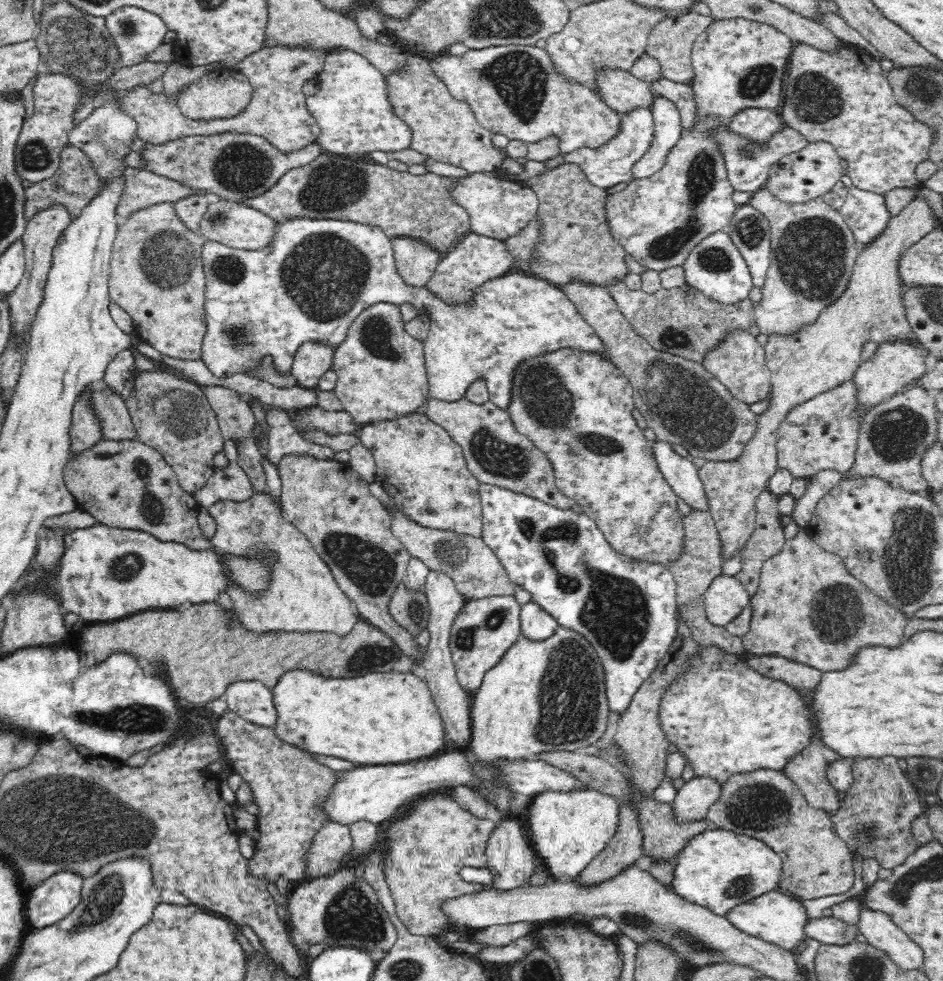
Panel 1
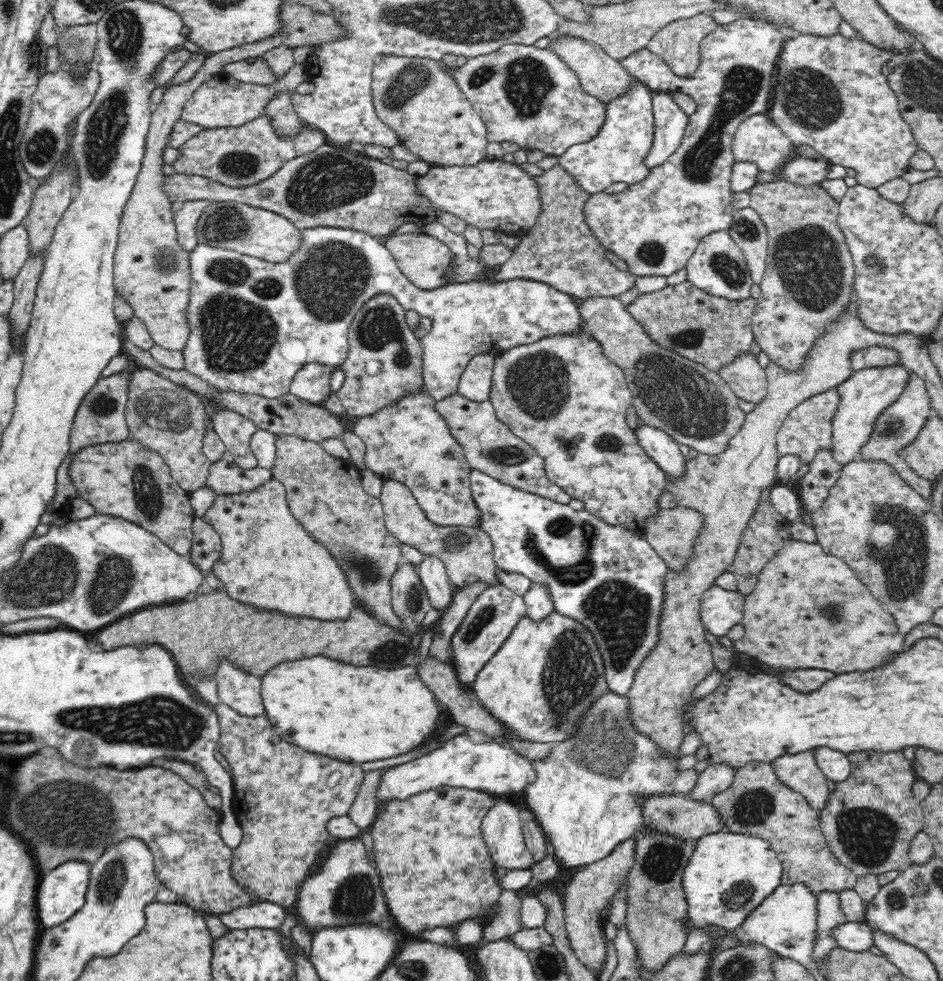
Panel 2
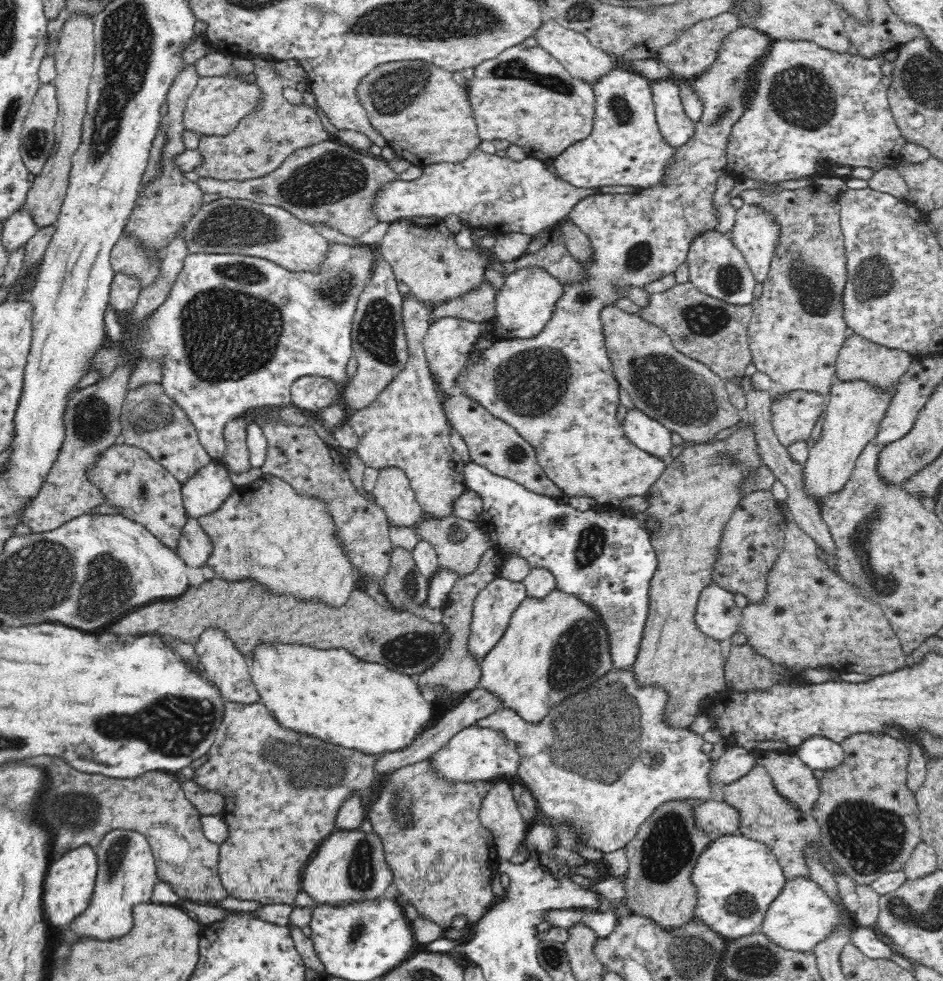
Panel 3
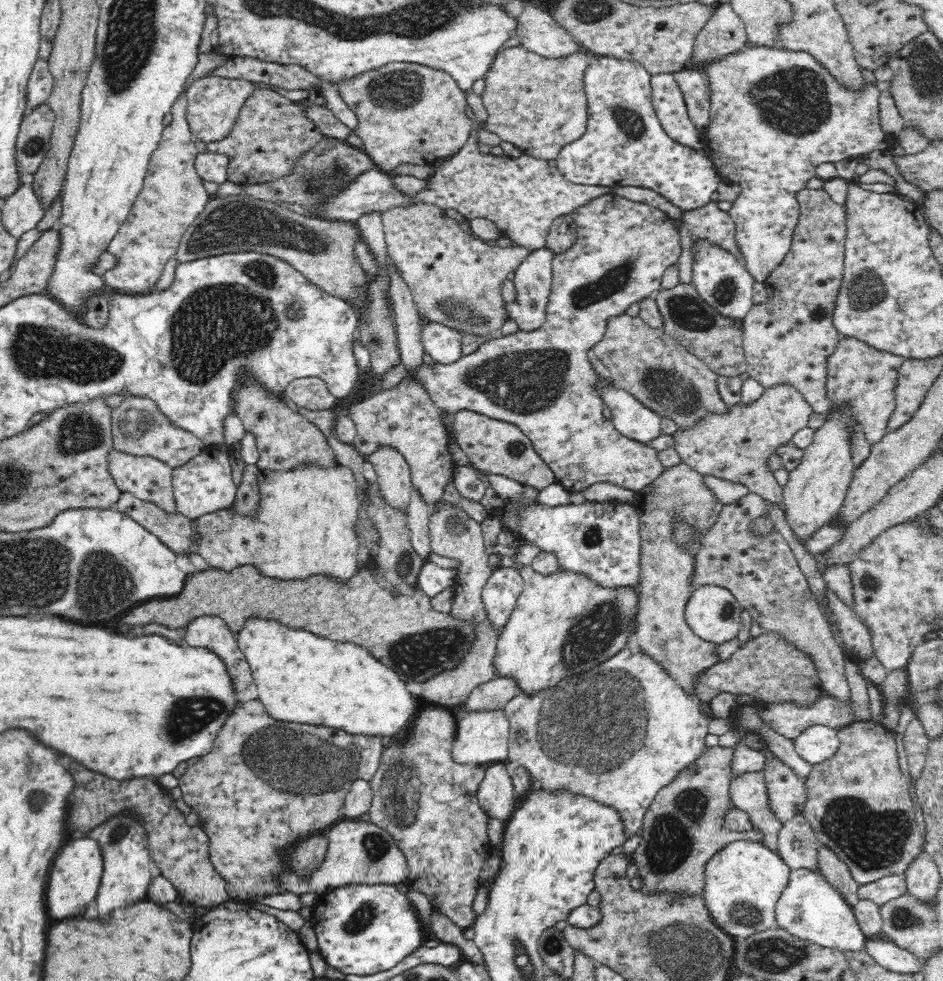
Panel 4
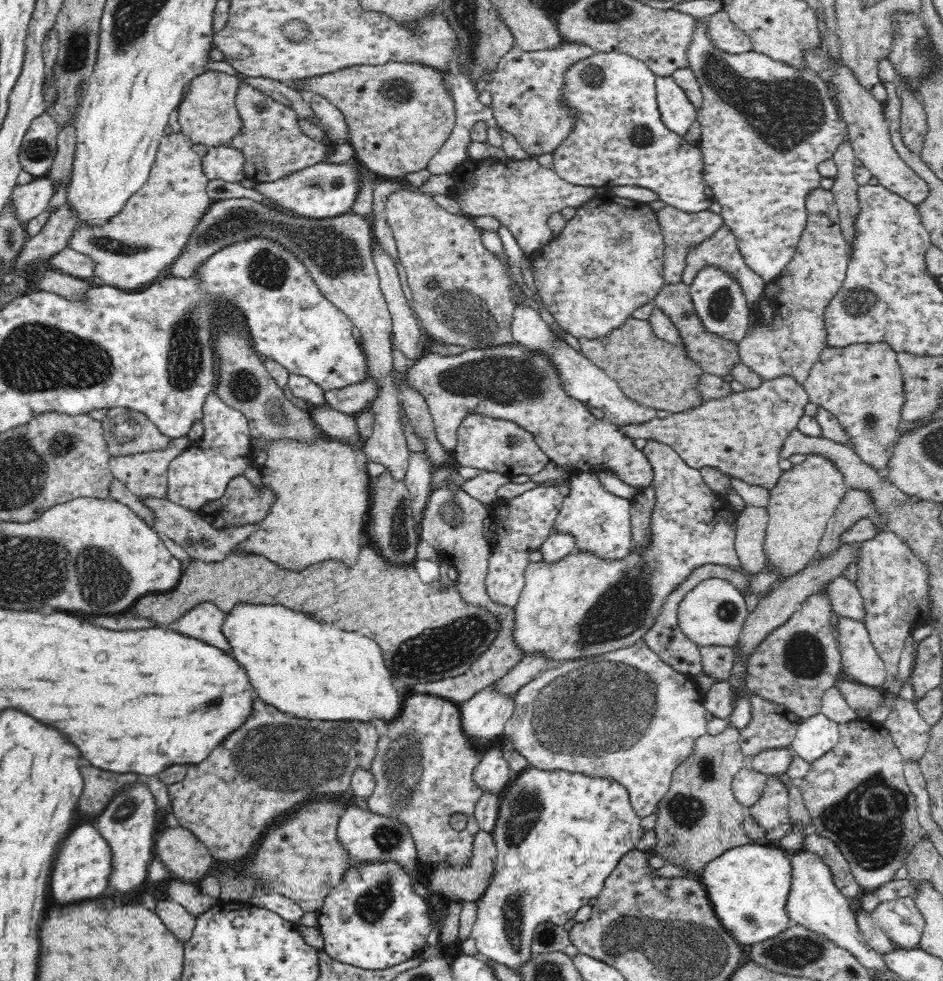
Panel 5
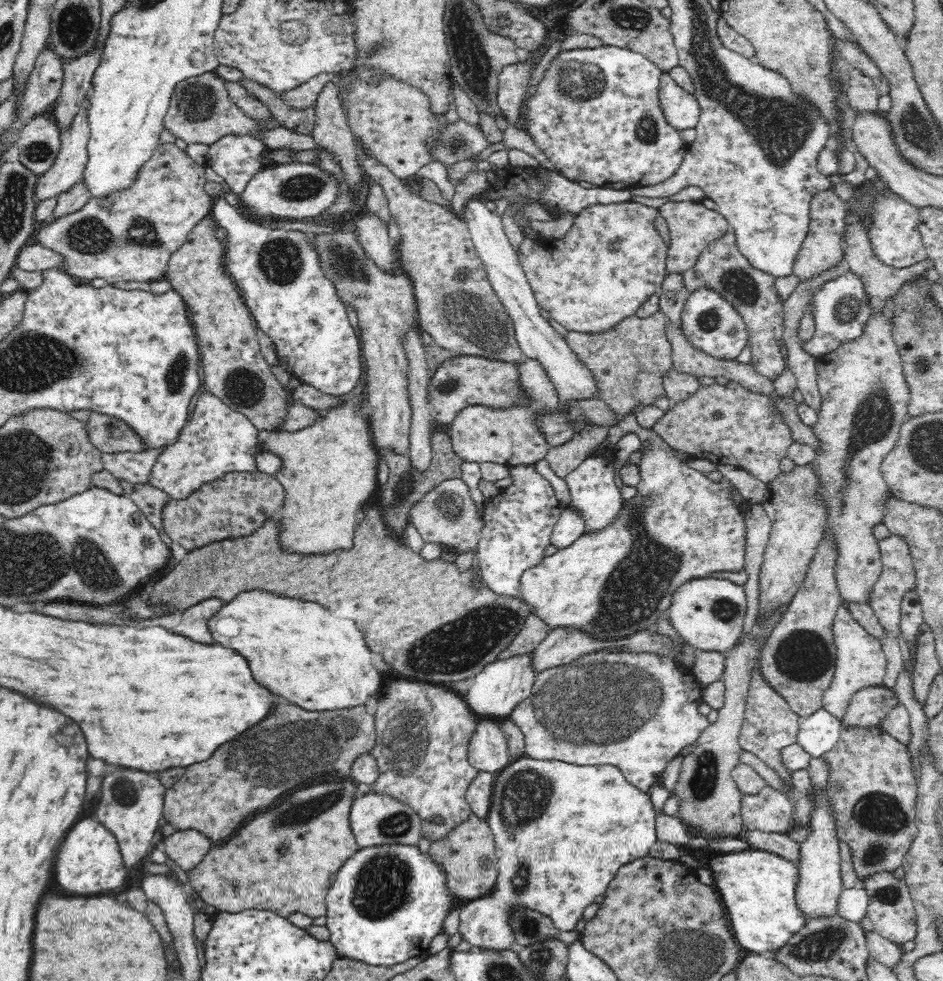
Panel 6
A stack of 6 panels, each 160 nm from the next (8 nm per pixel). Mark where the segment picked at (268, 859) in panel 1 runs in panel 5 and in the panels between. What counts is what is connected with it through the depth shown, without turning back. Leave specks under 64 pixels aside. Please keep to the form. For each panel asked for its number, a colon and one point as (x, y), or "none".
2: (294, 793)
3: (297, 783)
4: (296, 785)
5: (273, 762)

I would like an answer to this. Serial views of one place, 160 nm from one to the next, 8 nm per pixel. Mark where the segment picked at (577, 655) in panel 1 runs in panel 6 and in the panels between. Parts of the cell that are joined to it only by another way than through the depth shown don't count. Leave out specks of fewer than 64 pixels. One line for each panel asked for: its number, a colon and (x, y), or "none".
2: (540, 683)
3: (557, 646)
4: (565, 624)
5: (582, 606)
6: (615, 581)

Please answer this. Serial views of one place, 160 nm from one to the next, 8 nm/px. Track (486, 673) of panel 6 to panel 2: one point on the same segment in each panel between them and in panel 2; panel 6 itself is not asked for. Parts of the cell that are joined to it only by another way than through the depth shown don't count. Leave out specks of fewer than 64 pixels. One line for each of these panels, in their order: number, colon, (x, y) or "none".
2: (491, 767)
3: (474, 754)
4: (482, 737)
5: (484, 716)

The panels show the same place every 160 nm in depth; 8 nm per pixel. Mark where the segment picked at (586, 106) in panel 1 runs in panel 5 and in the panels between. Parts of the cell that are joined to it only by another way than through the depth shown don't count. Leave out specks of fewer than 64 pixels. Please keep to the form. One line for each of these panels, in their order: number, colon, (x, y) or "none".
2: (526, 95)
3: (524, 95)
4: (539, 104)
5: (525, 87)

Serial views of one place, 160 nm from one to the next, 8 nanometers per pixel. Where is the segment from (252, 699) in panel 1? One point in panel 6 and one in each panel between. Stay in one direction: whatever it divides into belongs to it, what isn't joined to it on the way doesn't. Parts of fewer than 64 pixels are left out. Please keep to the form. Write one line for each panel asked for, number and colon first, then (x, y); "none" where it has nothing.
2: (238, 689)
3: (226, 666)
4: (210, 632)
5: (204, 622)
6: (192, 622)

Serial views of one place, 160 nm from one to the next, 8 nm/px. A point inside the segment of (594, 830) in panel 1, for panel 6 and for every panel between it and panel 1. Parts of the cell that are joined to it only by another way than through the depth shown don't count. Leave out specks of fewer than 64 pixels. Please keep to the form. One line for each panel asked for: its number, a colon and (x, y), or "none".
2: (585, 798)
3: (606, 757)
4: (619, 734)
5: (627, 716)
6: (637, 712)

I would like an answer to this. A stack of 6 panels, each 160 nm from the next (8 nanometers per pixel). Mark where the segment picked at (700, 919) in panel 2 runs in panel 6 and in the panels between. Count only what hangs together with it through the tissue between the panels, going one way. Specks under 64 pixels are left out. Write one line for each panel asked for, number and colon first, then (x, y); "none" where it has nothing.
3: (736, 878)
4: (743, 882)
5: (748, 886)
6: (758, 888)

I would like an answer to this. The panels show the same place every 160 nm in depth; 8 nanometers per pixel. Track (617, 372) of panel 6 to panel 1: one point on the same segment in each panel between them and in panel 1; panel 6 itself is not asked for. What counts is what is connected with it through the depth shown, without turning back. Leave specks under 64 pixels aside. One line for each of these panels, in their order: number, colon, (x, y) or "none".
1: (682, 402)
2: (693, 404)
3: (686, 396)
4: (653, 367)
5: (655, 373)

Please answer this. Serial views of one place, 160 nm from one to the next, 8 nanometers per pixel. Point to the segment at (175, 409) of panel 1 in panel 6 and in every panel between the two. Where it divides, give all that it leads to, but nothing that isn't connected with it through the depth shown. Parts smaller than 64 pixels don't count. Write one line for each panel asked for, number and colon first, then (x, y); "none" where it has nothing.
2: (171, 419)
3: (150, 420)
4: (138, 428)
5: (126, 432)
6: (108, 435)

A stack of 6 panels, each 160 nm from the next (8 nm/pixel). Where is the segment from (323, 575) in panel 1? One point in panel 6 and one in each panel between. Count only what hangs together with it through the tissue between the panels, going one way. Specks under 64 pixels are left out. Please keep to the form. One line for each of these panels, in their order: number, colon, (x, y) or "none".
2: (268, 561)
3: (265, 532)
4: (305, 523)
5: (319, 496)
6: (330, 470)

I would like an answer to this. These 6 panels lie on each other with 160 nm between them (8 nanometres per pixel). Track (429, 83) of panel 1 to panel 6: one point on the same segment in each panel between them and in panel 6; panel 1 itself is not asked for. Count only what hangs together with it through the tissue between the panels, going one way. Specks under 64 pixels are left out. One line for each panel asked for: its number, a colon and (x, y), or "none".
2: (416, 97)
3: (415, 105)
4: (405, 111)
5: (399, 115)
6: (393, 120)

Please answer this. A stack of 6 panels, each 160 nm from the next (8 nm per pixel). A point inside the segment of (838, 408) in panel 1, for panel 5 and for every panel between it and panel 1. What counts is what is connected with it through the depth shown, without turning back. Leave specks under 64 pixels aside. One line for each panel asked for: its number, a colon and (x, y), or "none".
2: (808, 428)
3: (795, 415)
4: (735, 446)
5: (741, 435)

